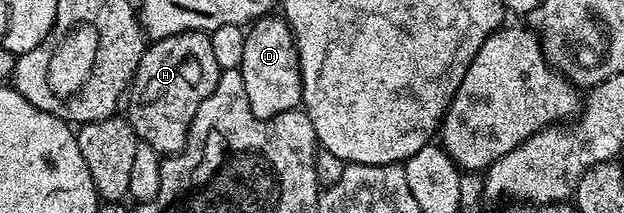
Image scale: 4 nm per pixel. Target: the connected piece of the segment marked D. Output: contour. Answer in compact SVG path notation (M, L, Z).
M266 16L257 19L245 30L243 60L239 67L247 100L256 118L273 118L288 110L296 110L301 100L301 65L291 28L284 17Z

